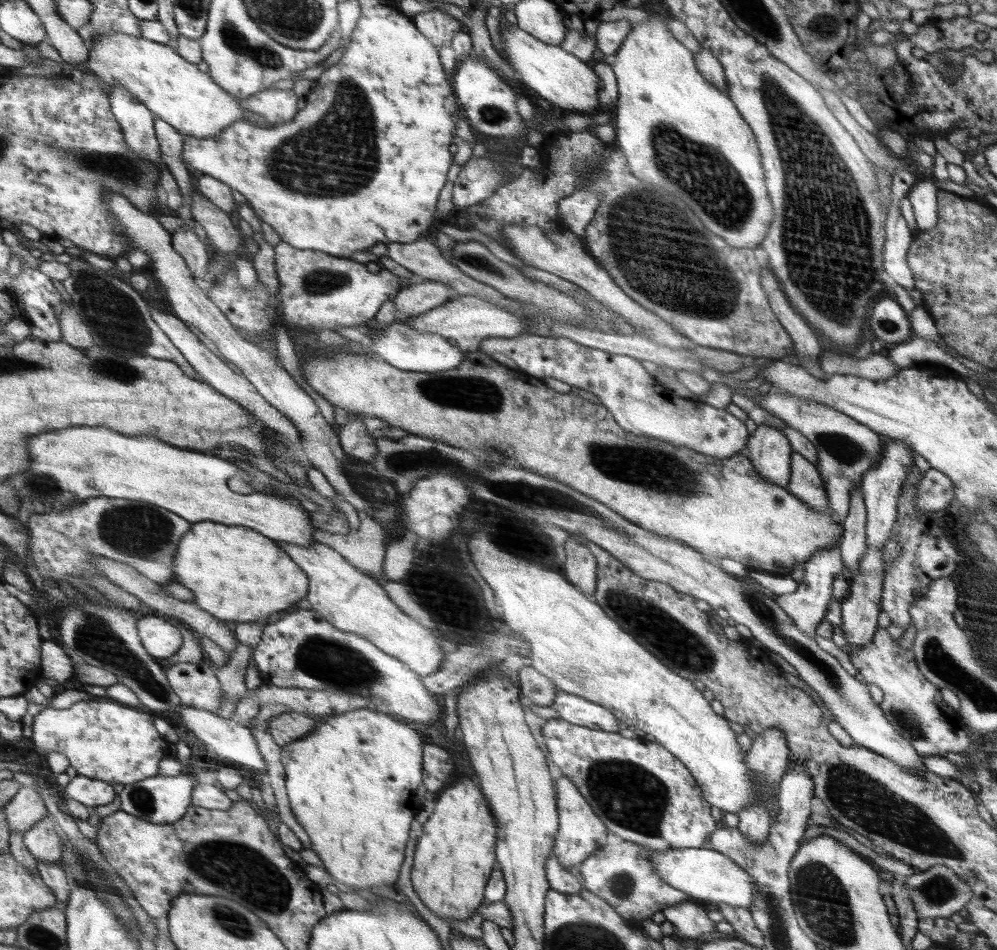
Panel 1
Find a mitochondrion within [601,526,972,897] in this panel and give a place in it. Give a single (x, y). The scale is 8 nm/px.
(871, 804)

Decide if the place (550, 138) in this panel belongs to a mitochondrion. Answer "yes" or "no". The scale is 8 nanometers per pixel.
no

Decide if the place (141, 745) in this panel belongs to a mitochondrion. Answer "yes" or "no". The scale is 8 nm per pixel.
no

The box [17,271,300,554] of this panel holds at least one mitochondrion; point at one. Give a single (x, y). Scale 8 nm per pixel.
(119, 369)

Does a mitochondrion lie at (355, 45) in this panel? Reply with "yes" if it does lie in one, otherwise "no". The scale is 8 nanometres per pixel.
no

